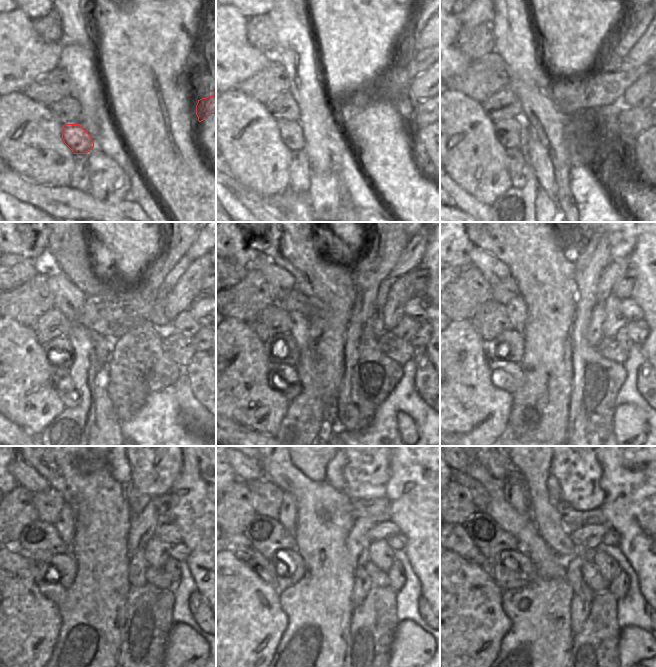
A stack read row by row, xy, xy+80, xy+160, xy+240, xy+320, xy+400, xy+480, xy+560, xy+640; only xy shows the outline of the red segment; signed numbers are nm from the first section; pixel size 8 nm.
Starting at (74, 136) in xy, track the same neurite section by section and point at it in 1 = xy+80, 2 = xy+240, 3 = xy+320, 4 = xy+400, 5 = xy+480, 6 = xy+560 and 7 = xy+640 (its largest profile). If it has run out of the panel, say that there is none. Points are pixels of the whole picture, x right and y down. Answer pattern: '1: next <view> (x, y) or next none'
1: next xy+80 (291, 134)
2: next xy+240 (59, 352)
3: next xy+320 (281, 349)
4: next xy+400 (509, 345)
5: next xy+480 (61, 569)
6: next xy+560 (287, 567)
7: next xy+640 (511, 569)

